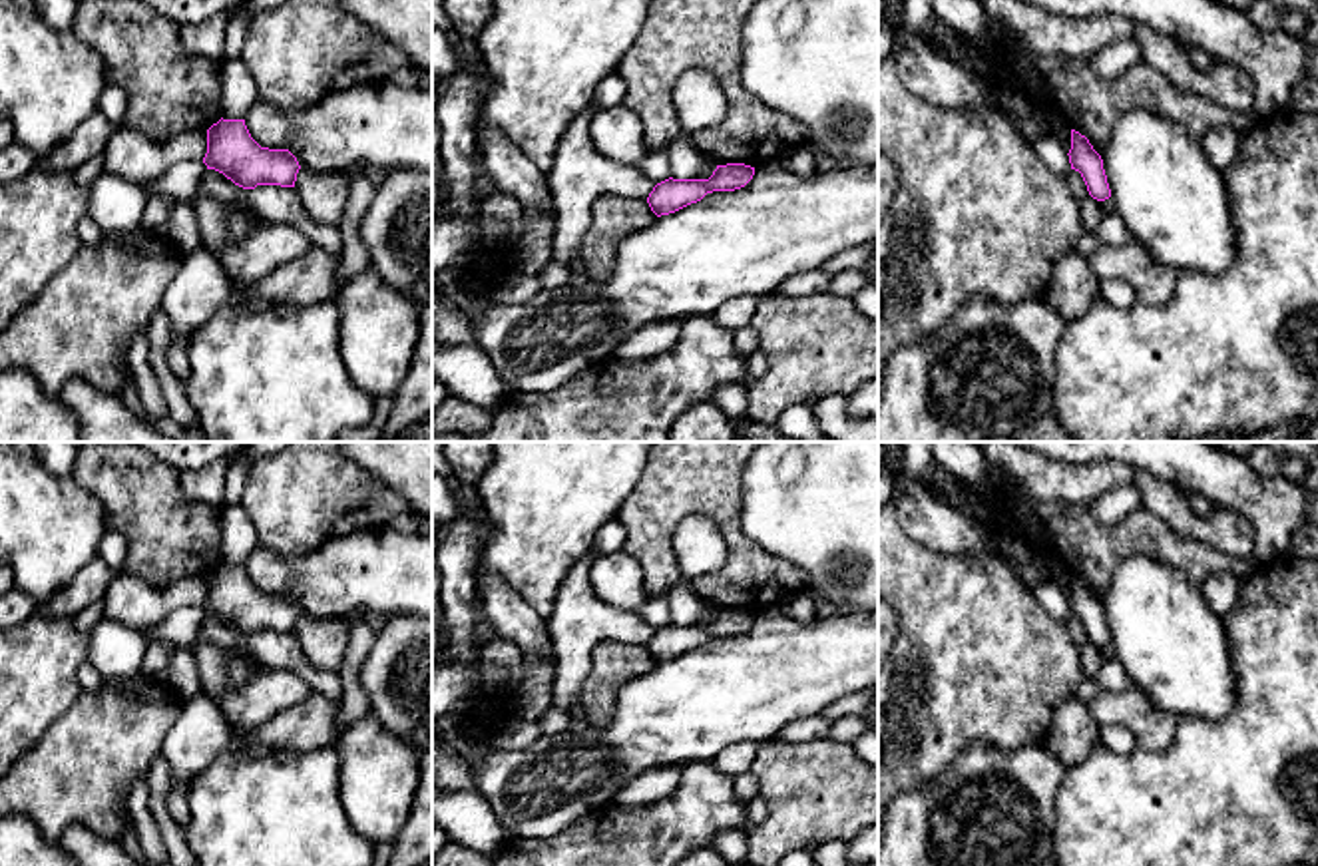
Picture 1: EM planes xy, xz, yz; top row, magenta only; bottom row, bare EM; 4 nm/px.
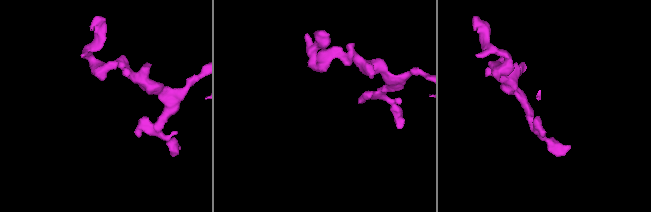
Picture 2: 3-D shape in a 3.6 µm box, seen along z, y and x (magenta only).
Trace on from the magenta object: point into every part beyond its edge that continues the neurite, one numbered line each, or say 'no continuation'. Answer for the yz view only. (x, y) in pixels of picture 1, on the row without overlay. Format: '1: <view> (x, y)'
no continuation

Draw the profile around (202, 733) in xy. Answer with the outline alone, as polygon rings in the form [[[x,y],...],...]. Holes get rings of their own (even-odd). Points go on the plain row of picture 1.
[[[203,693],[183,701],[181,715],[169,729],[159,755],[169,766],[169,790],[161,812],[185,830],[189,824],[189,780],[207,768],[231,743],[235,729]]]

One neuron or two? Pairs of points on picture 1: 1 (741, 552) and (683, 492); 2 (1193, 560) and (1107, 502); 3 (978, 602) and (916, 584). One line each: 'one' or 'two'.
1: one
2: two
3: one

